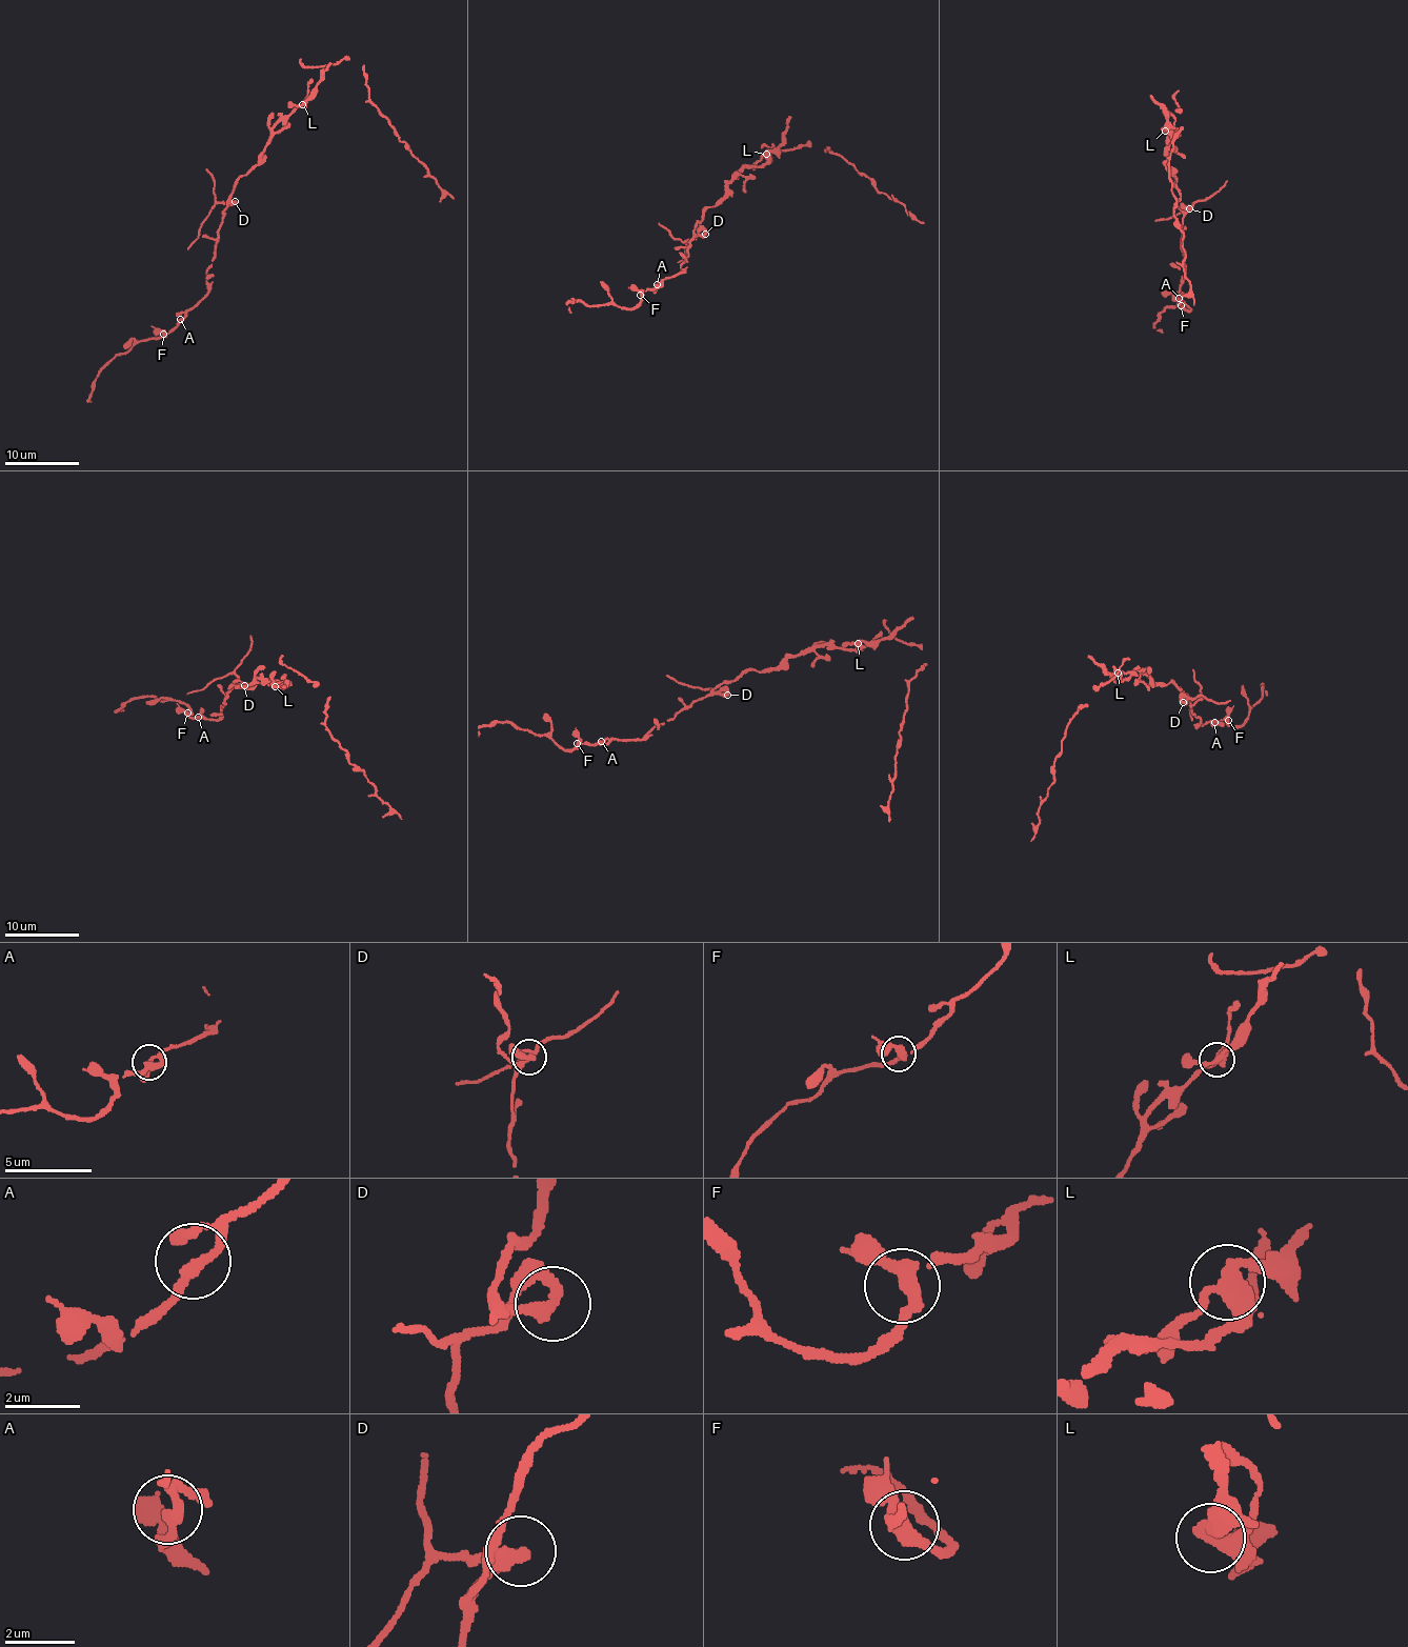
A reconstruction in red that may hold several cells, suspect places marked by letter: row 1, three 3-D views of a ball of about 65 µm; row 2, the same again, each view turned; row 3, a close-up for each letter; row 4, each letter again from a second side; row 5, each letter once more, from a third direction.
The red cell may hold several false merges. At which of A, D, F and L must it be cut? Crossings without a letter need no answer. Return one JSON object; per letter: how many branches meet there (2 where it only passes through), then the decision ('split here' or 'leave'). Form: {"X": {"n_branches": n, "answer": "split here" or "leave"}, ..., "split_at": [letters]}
{"A": {"n_branches": 2, "answer": "leave"}, "D": {"n_branches": 2, "answer": "split here"}, "F": {"n_branches": 3, "answer": "leave"}, "L": {"n_branches": 4, "answer": "split here"}, "split_at": ["D", "L"]}

